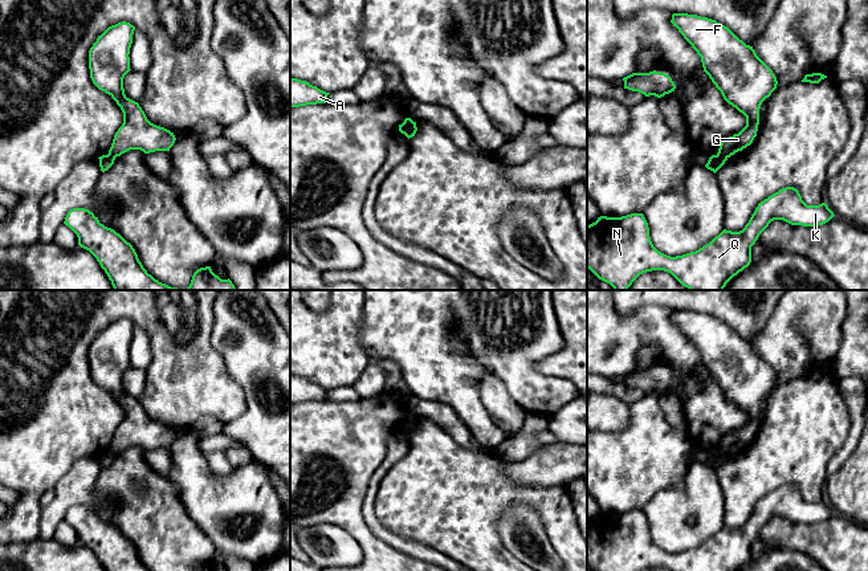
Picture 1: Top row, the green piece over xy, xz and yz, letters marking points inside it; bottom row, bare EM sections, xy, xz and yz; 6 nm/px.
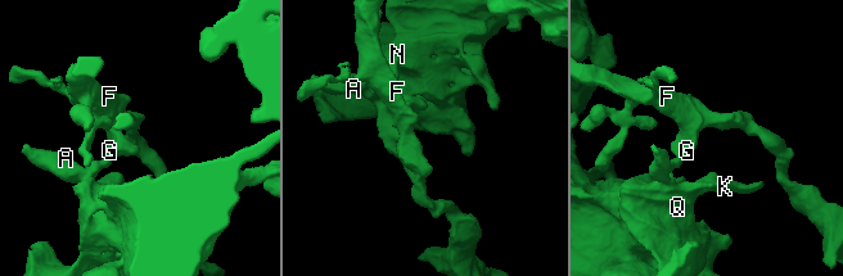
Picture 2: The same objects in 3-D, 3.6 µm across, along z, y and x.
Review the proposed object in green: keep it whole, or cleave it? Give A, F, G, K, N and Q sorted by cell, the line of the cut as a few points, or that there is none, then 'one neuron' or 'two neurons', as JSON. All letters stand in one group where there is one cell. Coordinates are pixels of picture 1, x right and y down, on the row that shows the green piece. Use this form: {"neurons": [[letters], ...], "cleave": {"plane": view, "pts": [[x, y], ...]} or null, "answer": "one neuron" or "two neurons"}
{"neurons": [["A", "K", "N", "Q"], ["F", "G"]], "cleave": {"plane": "xz", "pts": [[412, 121], [406, 135]]}, "answer": "two neurons"}

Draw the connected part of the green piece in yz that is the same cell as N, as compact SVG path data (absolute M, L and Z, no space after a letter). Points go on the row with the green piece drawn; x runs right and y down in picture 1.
M786 187L761 201L742 231L724 229L698 250L676 257L667 256L653 246L643 213L622 217L600 216L587 225L587 268L614 290L628 290L640 274L652 270L671 273L689 290L724 290L734 276L750 265L751 246L771 221L783 220L791 225L815 227L828 223L834 216L826 203L807 205L796 188Z

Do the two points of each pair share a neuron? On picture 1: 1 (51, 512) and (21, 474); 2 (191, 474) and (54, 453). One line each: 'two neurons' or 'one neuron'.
1: two neurons
2: two neurons

